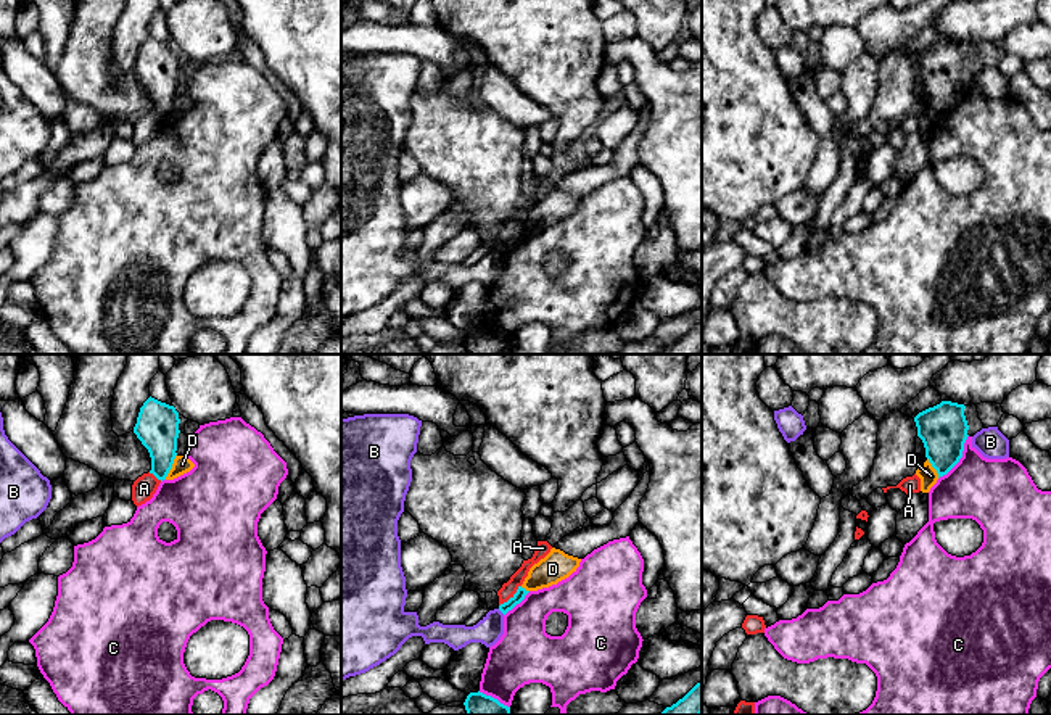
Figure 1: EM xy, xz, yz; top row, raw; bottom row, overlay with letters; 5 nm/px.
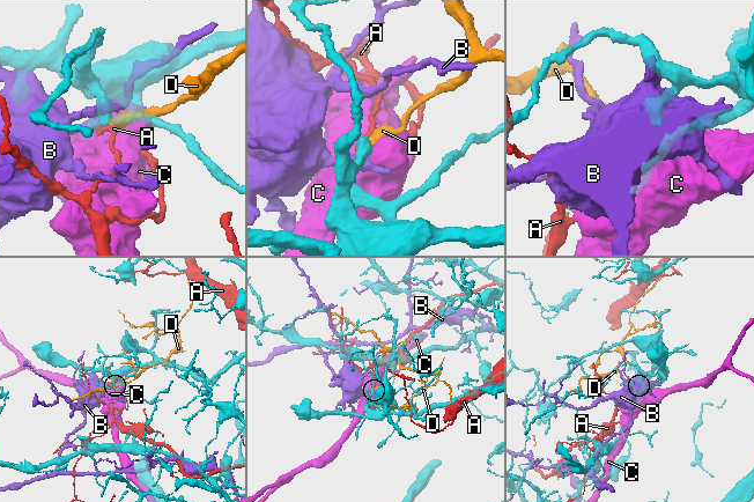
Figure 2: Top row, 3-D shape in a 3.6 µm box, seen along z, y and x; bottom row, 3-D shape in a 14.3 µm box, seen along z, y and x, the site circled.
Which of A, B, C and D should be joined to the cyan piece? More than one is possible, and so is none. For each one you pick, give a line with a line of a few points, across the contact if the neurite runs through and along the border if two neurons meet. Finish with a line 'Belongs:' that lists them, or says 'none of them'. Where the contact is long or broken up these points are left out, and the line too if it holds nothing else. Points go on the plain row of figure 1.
Belongs: none of them

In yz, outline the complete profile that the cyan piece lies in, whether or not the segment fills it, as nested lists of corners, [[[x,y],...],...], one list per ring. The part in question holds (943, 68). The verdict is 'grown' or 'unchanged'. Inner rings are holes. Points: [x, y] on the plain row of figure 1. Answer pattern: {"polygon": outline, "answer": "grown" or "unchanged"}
{"polygon": [[[942,40],[914,56],[925,97],[937,110],[938,118],[946,114],[962,97],[964,82],[969,76],[964,48],[964,43]]], "answer": "unchanged"}

